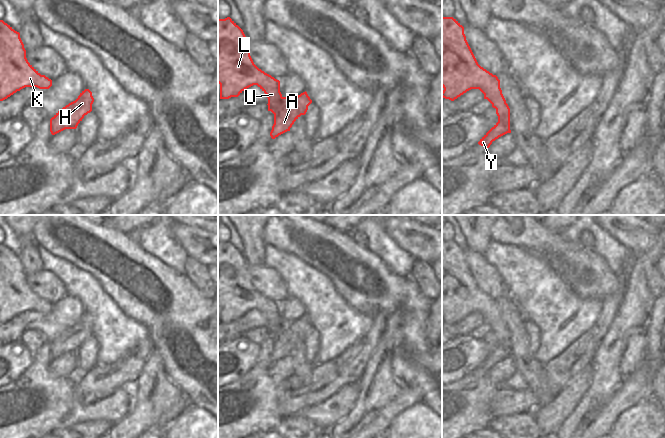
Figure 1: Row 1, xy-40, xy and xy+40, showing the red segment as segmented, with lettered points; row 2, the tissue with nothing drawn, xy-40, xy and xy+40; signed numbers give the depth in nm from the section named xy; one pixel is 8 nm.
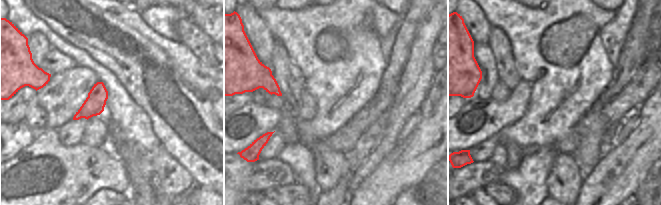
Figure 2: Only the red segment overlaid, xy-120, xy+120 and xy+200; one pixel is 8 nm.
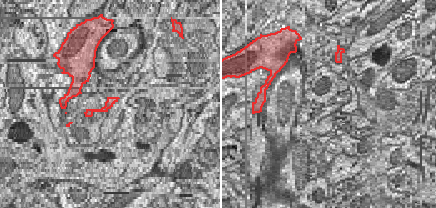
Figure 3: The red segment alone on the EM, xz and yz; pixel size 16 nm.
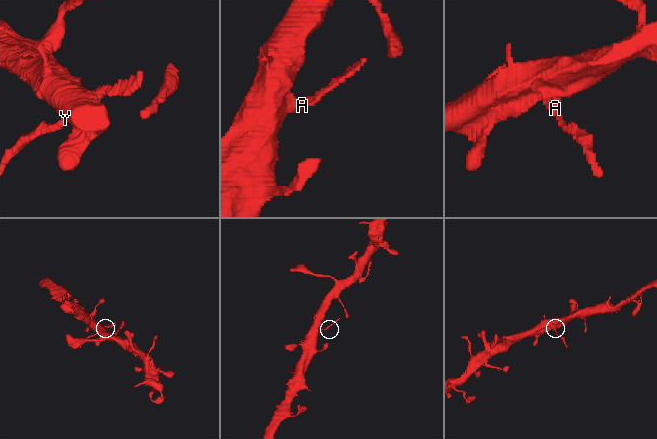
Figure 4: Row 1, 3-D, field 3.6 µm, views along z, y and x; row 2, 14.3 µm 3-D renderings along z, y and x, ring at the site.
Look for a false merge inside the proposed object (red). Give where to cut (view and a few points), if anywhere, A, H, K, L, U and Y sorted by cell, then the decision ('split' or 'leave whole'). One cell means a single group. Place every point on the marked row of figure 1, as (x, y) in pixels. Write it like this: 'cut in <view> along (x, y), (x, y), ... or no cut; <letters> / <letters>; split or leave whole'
cut in xy along (282, 97), (280, 104), (268, 107); A H Y / K L U; split

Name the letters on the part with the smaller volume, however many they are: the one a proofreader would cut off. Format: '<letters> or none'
A, H, Y

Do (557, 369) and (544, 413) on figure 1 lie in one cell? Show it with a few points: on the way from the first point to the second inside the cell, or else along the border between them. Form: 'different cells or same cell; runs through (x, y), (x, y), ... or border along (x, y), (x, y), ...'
different cells; border along (574, 375), (556, 395)

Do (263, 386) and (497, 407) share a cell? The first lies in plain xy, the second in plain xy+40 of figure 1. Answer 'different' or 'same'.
different

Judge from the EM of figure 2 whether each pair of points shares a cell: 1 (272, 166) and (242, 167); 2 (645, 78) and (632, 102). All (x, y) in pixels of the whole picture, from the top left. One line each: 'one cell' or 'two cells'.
1: two cells
2: one cell

